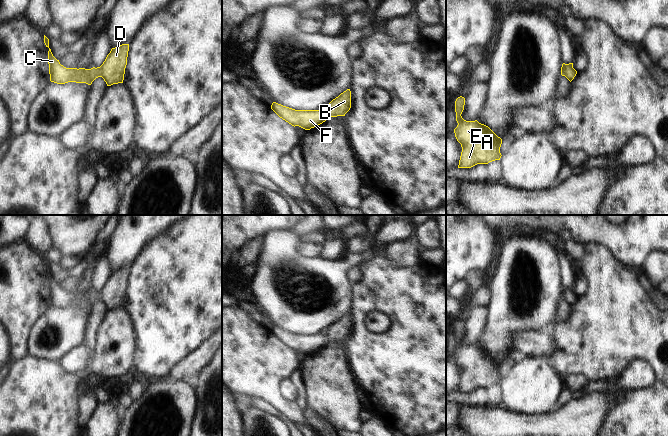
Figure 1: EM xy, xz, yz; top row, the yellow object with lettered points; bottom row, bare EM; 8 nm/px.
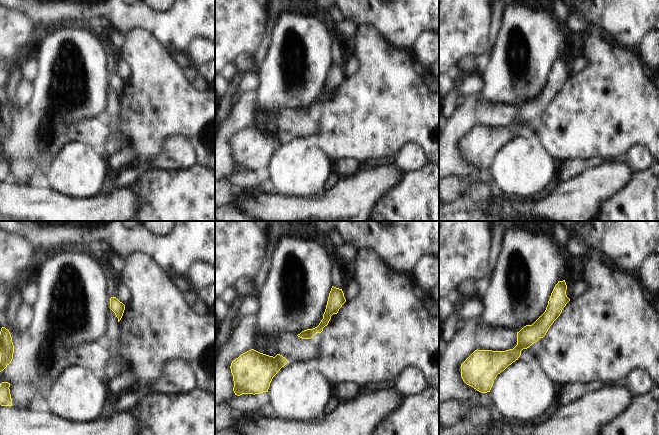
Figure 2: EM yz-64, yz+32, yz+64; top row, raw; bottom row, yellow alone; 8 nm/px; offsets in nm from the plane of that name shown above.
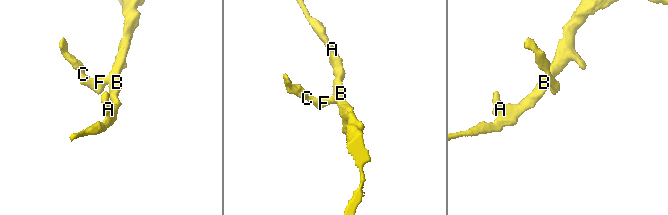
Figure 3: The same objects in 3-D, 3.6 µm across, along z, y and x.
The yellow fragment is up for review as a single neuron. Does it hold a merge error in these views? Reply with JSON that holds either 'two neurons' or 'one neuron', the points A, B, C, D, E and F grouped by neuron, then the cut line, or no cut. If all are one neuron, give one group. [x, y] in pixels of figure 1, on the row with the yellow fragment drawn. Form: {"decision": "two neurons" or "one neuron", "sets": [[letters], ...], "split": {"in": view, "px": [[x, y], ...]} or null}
{"decision": "one neuron", "sets": [["A", "B", "C", "D", "E", "F"]], "split": null}

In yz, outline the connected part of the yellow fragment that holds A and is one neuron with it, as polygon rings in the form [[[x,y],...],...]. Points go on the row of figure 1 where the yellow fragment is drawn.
[[[460,96],[455,101],[457,127],[455,137],[461,144],[462,152],[458,168],[471,168],[477,164],[488,164],[500,160],[502,139],[488,126],[475,121],[466,121],[461,114],[465,98]]]

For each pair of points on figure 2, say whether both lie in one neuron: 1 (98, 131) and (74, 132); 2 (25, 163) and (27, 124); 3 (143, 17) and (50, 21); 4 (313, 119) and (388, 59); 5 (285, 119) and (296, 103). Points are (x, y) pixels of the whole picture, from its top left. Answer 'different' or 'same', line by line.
1: same
2: same
3: same
4: different
5: different

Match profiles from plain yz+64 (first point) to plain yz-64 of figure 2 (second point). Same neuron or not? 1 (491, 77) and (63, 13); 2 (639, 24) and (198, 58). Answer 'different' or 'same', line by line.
1: different
2: different

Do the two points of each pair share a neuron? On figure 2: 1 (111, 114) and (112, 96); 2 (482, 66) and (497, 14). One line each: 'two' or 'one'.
1: one
2: one

